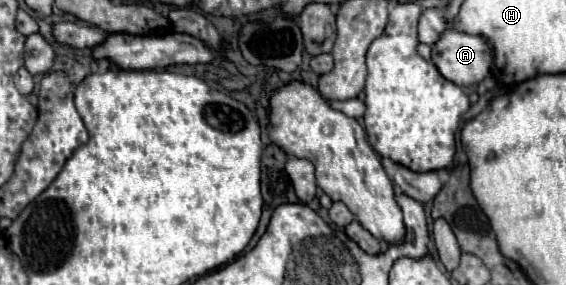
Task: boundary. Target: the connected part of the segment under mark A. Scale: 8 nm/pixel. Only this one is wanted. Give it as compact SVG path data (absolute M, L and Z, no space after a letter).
M450 29L432 47L432 63L456 85L478 85L490 75L494 51L484 37Z

